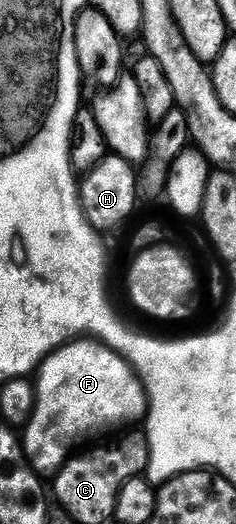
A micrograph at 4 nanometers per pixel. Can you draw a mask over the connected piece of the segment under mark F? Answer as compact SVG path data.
M75 338L70 344L63 345L51 353L37 369L33 380L35 403L30 419L21 432L23 454L32 468L40 474L54 473L63 467L69 454L76 451L75 444L90 432L103 432L106 428L119 428L122 424L142 421L147 414L147 391L136 376L134 368L106 344L93 338Z

